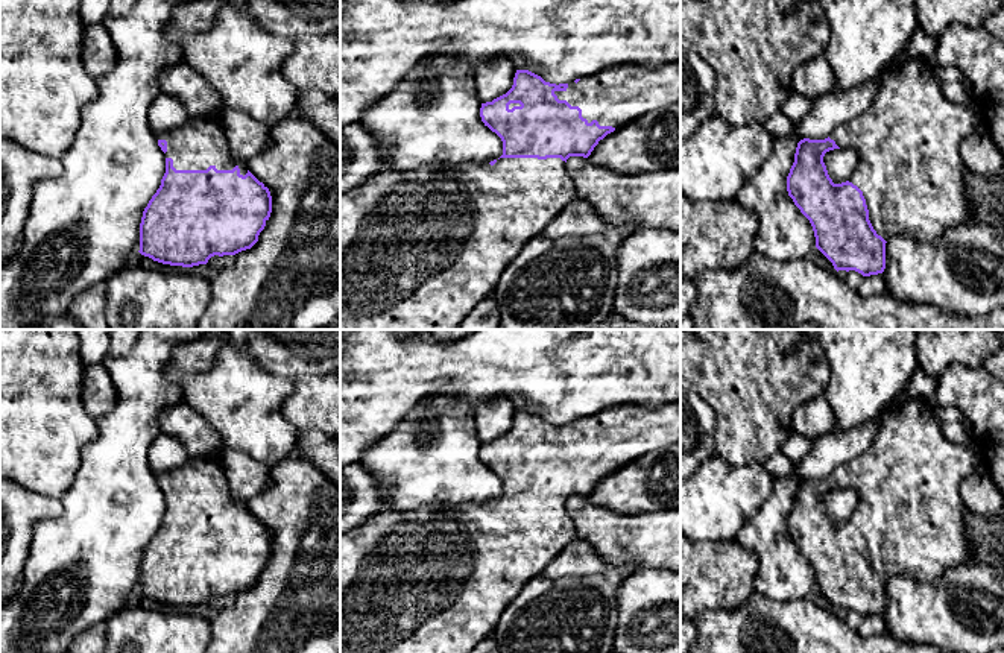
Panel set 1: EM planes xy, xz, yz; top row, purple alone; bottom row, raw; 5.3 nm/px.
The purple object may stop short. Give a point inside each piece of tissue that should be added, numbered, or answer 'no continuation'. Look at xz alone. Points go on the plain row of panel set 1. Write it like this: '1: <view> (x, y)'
1: xz (617, 435)

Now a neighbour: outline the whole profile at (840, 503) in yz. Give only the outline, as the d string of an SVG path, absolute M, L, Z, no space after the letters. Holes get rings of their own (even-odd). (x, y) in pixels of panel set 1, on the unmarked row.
M834 489L825 494L823 503L834 524L846 522L858 501L855 489Z

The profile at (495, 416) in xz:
M504 396L488 398L475 412L477 436L481 443L506 434L512 425L516 410Z

